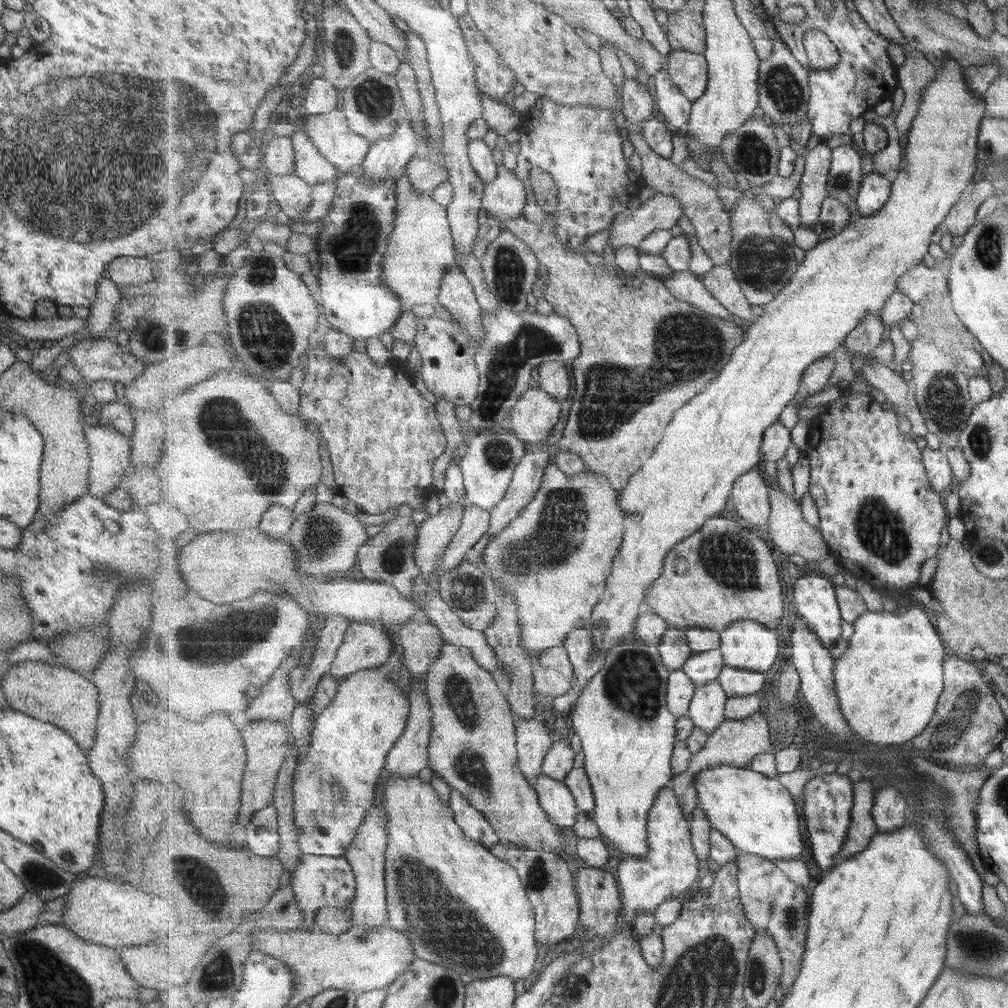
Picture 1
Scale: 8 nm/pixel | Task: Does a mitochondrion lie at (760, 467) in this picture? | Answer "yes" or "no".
no

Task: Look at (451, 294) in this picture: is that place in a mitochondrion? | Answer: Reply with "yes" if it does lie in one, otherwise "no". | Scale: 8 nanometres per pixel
no

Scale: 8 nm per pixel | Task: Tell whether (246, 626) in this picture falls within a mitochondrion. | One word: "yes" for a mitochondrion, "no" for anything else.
yes

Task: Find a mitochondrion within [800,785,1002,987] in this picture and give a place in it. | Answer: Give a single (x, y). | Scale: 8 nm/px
(975, 946)

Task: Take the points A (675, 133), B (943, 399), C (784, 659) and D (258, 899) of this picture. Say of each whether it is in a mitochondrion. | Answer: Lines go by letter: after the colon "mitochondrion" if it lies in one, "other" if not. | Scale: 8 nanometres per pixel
A: other
B: mitochondrion
C: other
D: other

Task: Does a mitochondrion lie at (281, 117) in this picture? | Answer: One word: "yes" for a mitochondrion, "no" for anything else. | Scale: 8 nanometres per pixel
no

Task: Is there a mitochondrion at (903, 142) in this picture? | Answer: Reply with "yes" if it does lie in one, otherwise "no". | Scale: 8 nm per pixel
no

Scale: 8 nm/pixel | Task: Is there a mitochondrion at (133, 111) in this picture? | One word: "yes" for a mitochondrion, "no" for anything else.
yes

